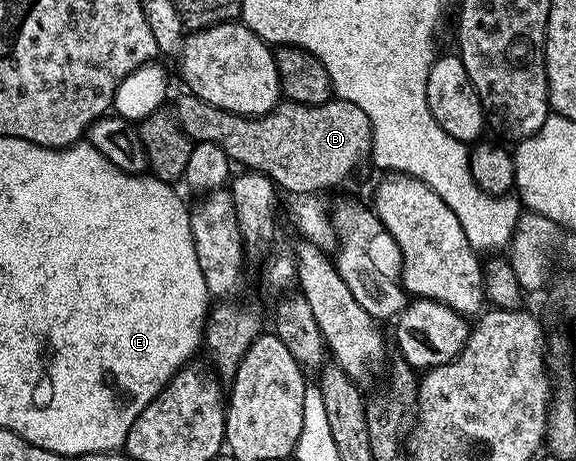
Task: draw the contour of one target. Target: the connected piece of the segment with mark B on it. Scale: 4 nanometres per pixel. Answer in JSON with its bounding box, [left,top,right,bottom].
[173,92,371,196]

